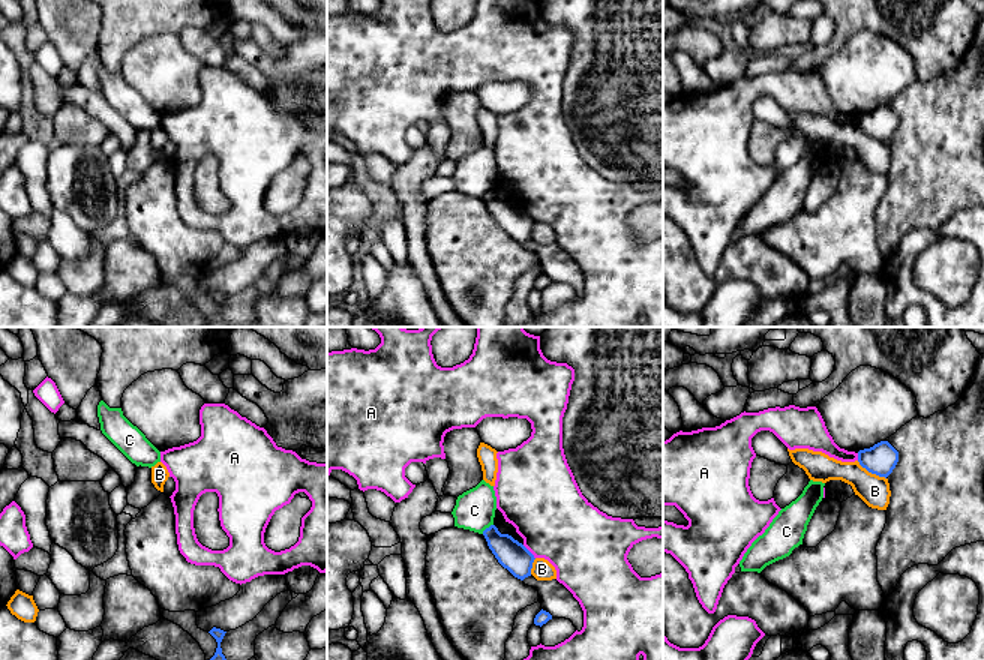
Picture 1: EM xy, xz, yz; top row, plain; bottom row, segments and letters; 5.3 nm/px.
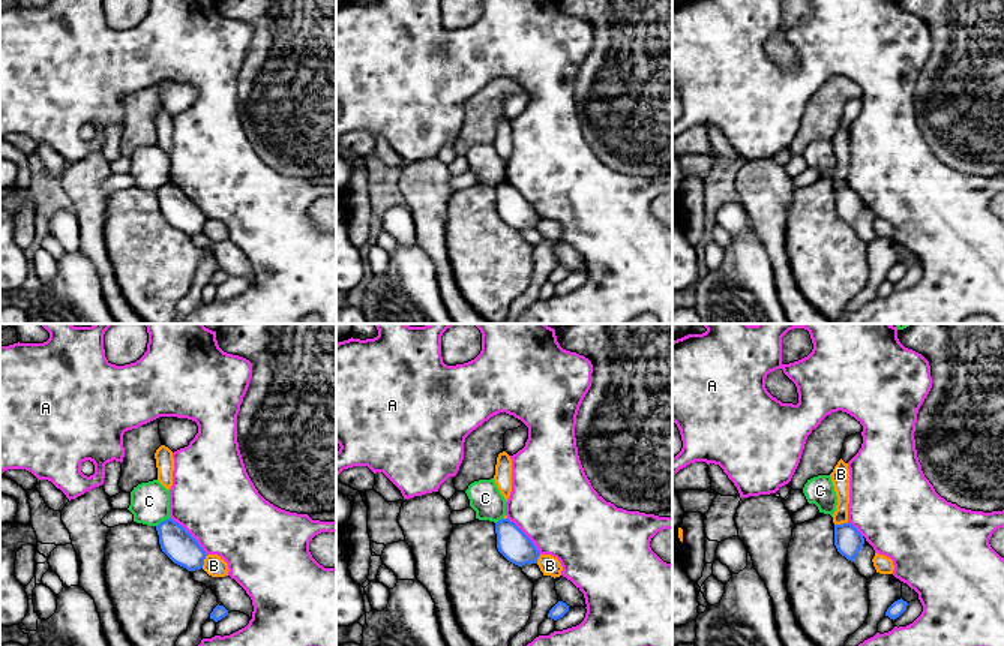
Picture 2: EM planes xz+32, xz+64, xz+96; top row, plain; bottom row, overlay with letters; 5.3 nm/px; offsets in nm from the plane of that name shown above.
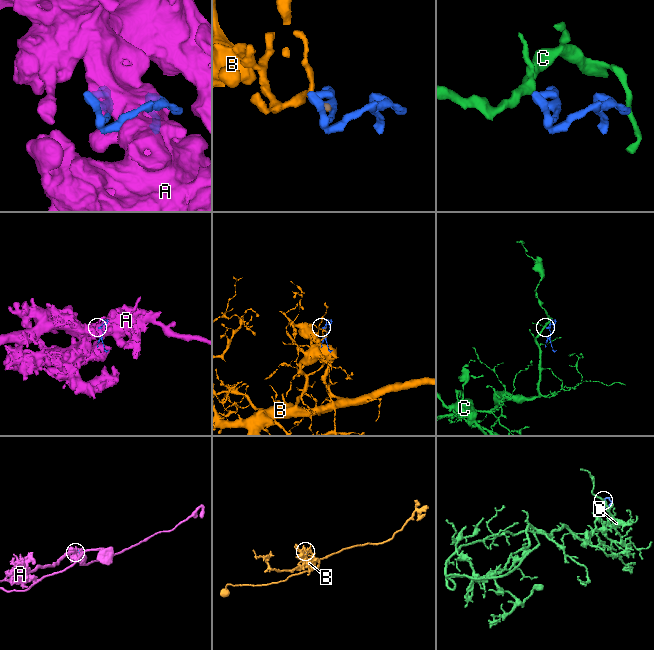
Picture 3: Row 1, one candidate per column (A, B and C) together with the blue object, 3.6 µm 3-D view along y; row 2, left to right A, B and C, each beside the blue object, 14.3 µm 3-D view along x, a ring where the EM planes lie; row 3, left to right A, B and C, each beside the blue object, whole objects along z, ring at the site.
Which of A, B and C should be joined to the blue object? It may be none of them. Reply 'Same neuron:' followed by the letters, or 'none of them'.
Same neuron: none of them

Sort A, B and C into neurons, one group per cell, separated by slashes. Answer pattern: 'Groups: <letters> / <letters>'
Groups: A / B / C

